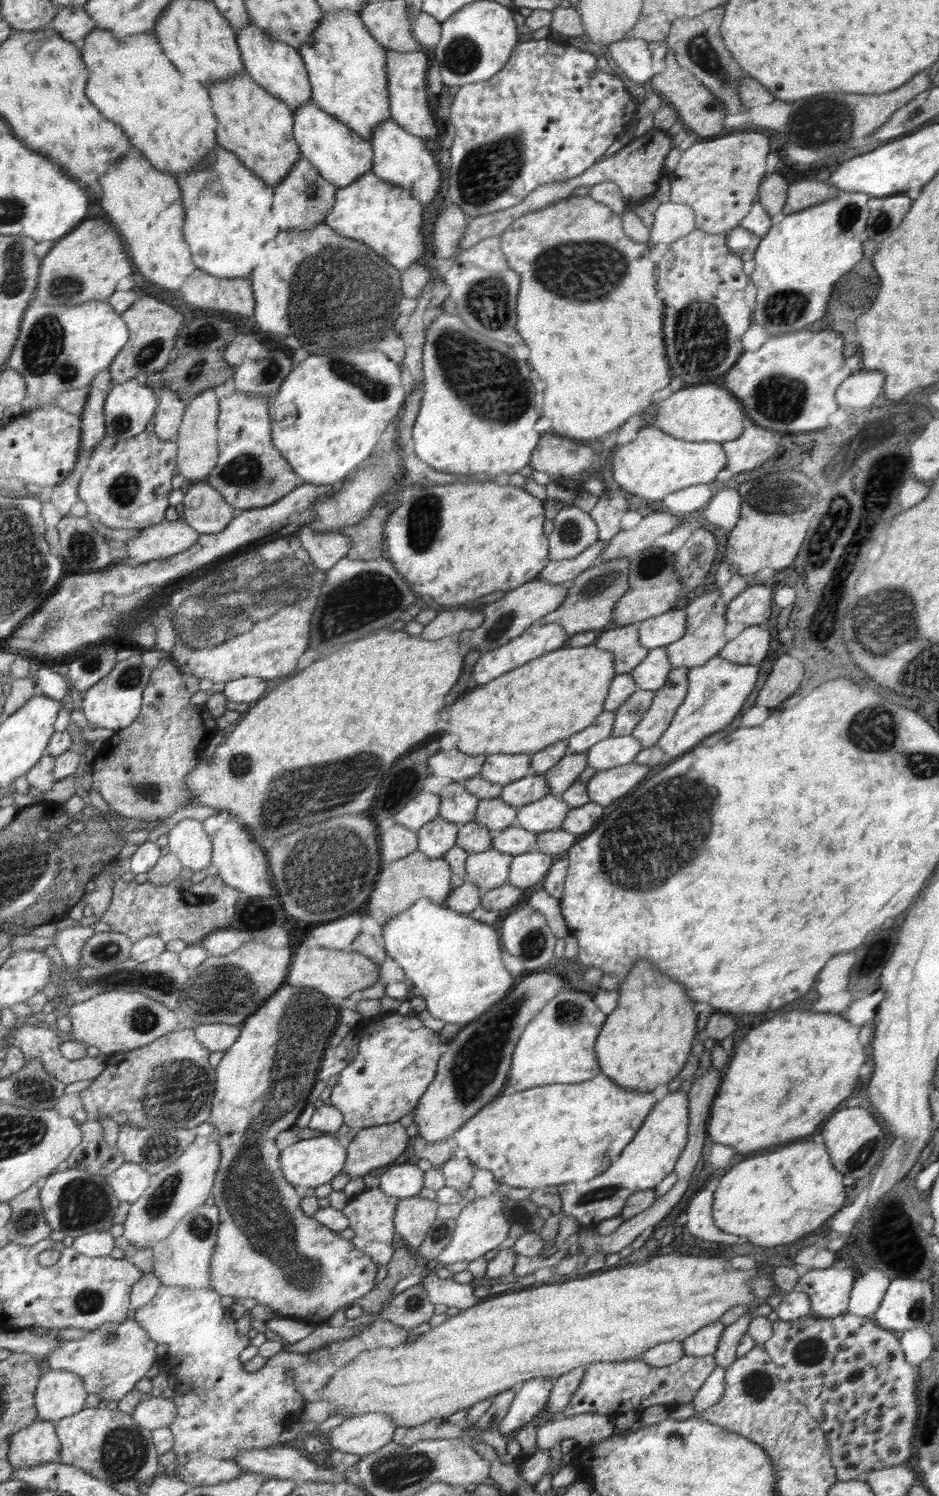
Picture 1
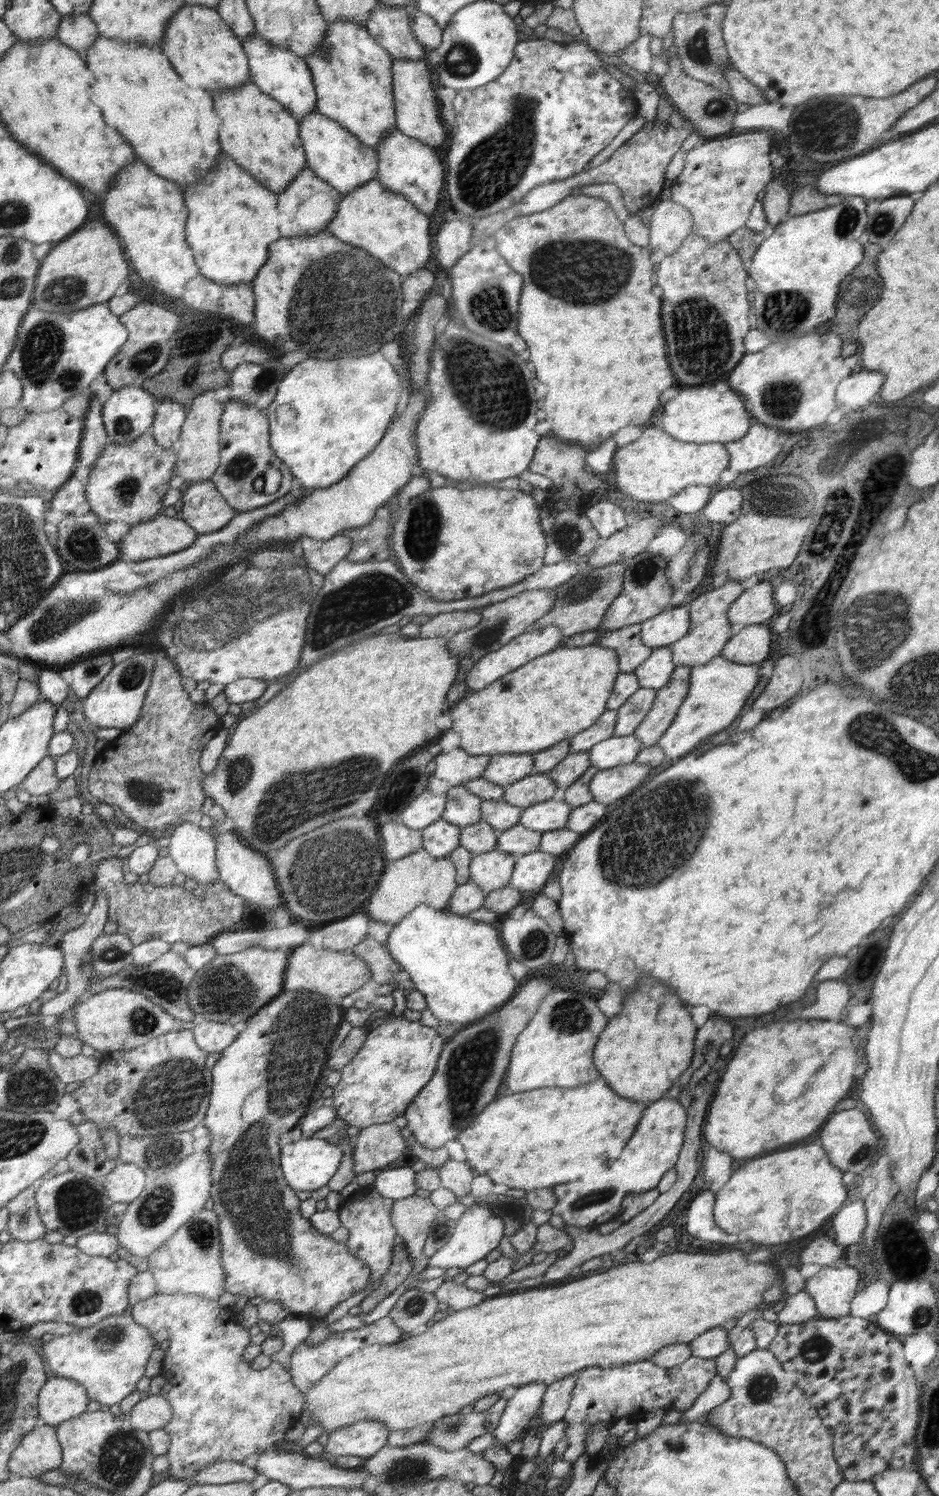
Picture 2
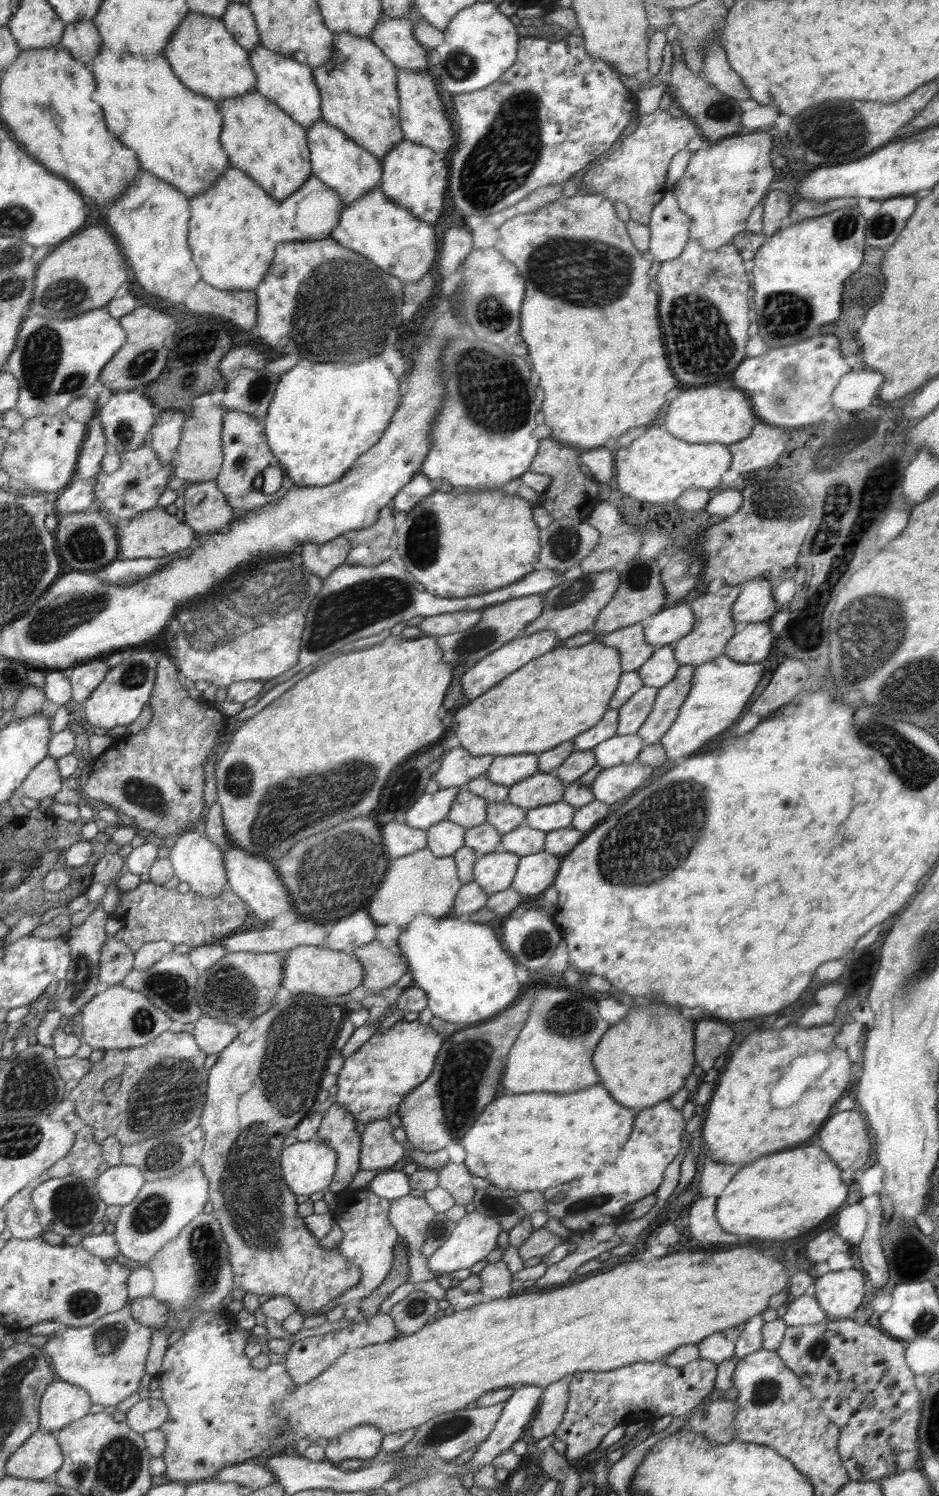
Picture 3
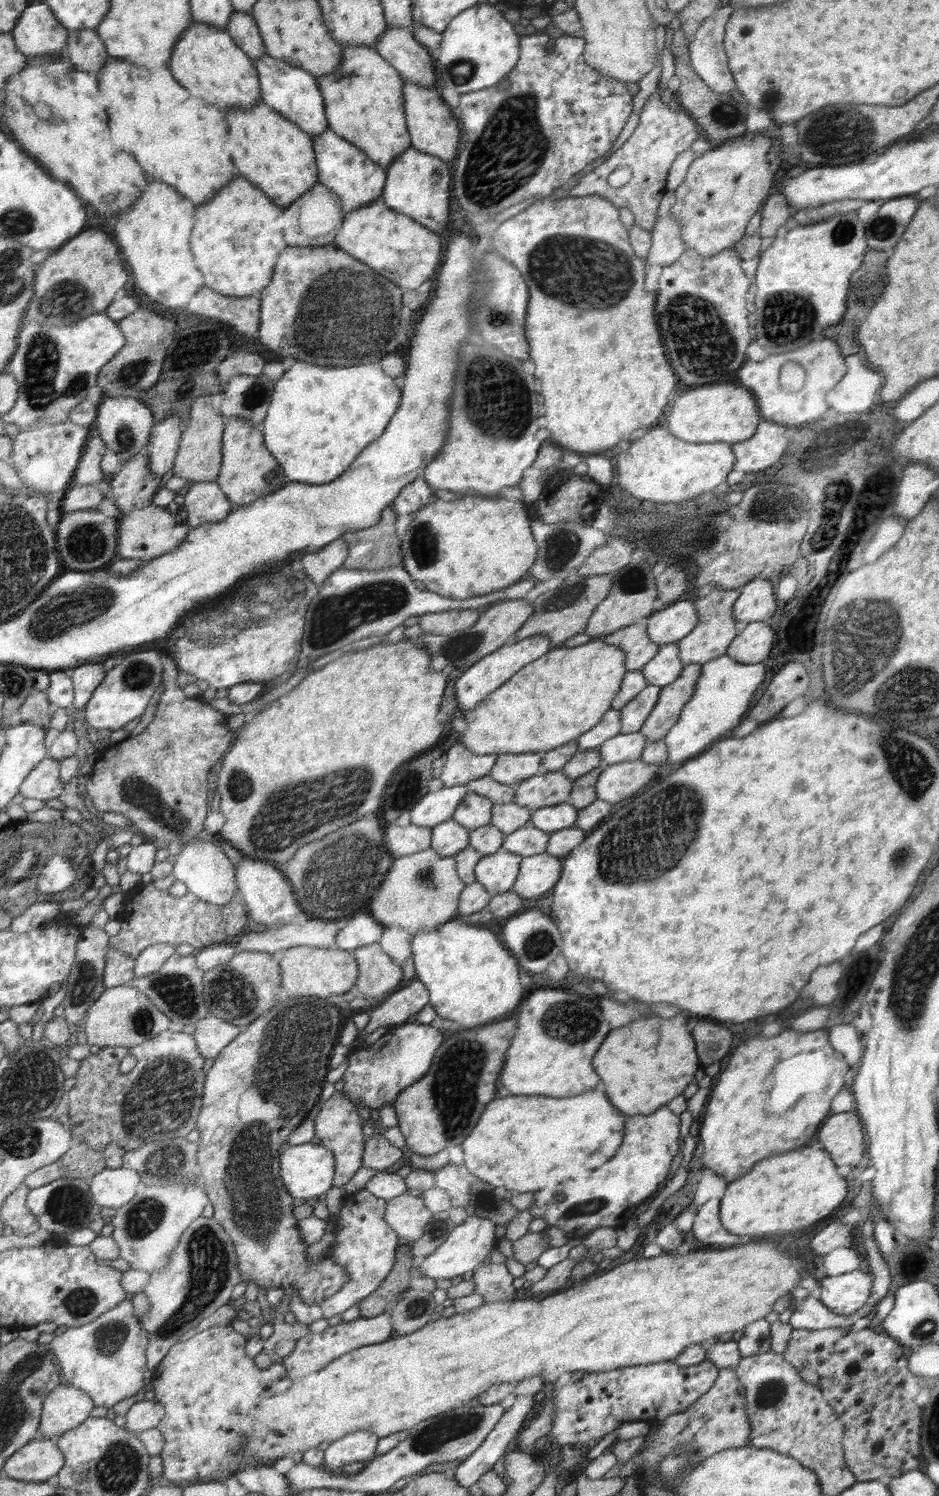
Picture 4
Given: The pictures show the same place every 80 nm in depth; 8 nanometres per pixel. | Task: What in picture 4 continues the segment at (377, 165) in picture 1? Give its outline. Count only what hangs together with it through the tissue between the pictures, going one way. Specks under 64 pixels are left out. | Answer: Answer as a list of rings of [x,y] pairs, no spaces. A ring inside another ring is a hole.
[[[412,147],[396,157],[394,162],[387,166],[386,171],[387,182],[381,194],[384,202],[400,214],[408,215],[436,234],[440,234],[446,226],[450,208],[452,174],[448,164],[442,164],[440,157],[424,154]]]

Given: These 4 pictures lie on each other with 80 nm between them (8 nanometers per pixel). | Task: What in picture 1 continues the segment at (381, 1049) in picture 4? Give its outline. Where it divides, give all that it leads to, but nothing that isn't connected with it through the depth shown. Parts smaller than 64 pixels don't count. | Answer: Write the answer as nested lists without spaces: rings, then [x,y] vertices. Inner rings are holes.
[[[392,1014],[379,1019],[362,1019],[353,1025],[354,1031],[360,1037],[358,1054],[348,1066],[338,1073],[338,1079],[327,1104],[338,1108],[342,1112],[344,1124],[351,1127],[367,1129],[372,1125],[380,1126],[396,1122],[404,1116],[410,1115],[419,1105],[420,1098],[430,1088],[435,1080],[436,1064],[440,1058],[440,1040],[438,1032],[426,1028],[417,1015]]]

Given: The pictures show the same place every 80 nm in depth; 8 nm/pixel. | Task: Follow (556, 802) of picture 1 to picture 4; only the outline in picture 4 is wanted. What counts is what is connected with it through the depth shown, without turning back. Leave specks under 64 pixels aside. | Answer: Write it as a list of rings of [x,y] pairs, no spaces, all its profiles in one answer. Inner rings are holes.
[[[566,802],[554,806],[542,807],[532,812],[529,822],[544,832],[554,832],[572,827],[579,809]]]

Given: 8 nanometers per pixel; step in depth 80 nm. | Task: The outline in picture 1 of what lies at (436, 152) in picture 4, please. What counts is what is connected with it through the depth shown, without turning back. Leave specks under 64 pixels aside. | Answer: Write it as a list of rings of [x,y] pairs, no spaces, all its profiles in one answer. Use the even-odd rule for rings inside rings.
[[[387,50],[387,71],[390,76],[390,101],[391,118],[399,123],[400,127],[407,130],[410,134],[420,138],[425,138],[430,144],[436,144],[434,136],[438,134],[436,120],[432,116],[432,106],[430,98],[426,92],[426,56],[421,51],[415,53],[402,53]]]

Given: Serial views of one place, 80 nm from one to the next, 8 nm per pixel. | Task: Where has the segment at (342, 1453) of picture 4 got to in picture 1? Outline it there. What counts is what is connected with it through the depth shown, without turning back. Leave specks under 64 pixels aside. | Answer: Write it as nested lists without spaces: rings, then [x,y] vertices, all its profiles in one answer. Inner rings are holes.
[[[366,1413],[348,1418],[327,1432],[328,1449],[348,1454],[378,1453],[395,1434],[396,1423],[384,1413]]]

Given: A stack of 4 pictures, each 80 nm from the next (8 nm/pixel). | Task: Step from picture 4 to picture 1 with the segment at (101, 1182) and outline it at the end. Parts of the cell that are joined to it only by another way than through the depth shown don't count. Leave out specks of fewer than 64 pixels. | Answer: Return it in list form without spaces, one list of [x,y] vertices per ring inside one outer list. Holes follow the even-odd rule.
[[[124,1161],[112,1174],[107,1176],[116,1198],[132,1203],[139,1200],[150,1188],[151,1171],[135,1162]]]

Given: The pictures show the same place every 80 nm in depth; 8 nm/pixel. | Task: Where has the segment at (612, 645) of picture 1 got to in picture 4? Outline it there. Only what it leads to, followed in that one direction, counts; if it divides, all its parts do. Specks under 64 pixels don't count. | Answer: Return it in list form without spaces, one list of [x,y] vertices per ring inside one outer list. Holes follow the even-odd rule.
[[[647,618],[635,622],[634,625],[617,630],[605,638],[602,642],[618,647],[626,651],[626,667],[628,671],[640,671],[643,666],[655,657],[660,646],[656,645],[647,635]]]

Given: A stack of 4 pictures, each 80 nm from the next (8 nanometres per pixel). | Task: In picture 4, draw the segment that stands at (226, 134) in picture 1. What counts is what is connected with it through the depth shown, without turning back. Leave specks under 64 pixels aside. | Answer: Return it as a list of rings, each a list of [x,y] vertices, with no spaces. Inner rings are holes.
[[[263,99],[247,109],[228,109],[226,121],[230,124],[226,150],[231,152],[235,170],[278,206],[286,208],[311,186],[320,183],[311,134],[276,112]]]

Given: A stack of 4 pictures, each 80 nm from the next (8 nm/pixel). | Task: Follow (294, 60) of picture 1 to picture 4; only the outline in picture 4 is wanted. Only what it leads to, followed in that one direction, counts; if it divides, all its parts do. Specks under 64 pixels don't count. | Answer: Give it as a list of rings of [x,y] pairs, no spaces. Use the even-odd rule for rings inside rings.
[[[267,53],[257,58],[254,65],[259,72],[262,99],[268,106],[296,123],[302,130],[310,133],[312,137],[329,128],[326,103],[315,76],[308,74],[308,71],[302,67],[292,66],[292,63],[281,61]]]

